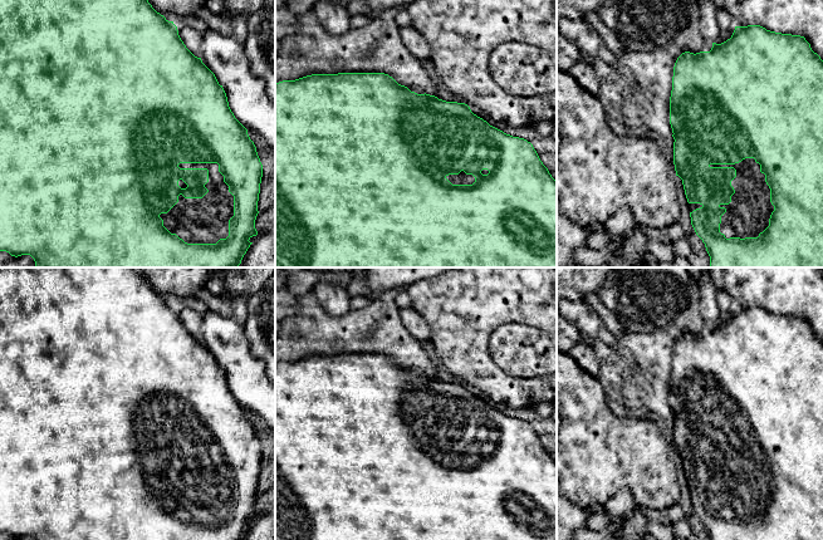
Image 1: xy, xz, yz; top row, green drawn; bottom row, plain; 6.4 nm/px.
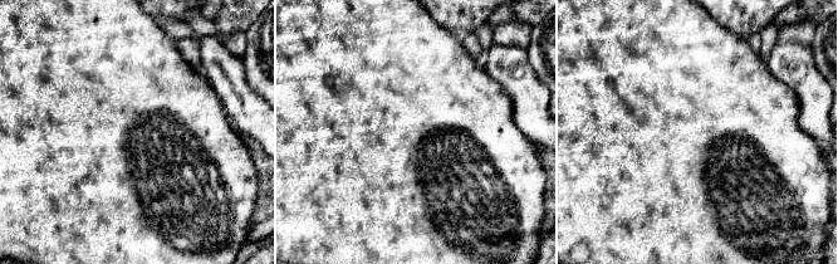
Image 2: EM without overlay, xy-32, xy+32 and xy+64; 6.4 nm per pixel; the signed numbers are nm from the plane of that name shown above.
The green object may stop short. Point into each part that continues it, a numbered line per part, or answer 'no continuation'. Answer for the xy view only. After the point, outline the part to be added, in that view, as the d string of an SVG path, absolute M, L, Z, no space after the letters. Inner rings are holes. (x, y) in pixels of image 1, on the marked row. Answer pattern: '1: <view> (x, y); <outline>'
1: xy (205, 220); M180 163L180 168L207 168L209 182L205 187L209 192L202 198L185 198L178 196L178 202L167 212L161 213L163 226L176 234L187 244L216 244L220 239L229 236L229 220L234 216L234 196L219 172L217 163Z

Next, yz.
1: yz (748, 214); M745 158L735 165L710 165L710 167L734 167L736 170L736 177L731 181L735 190L731 202L720 205L720 207L726 208L726 212L721 216L720 232L726 239L758 237L769 226L769 219L774 211L770 202L770 188L765 182L765 175L760 172L760 165L754 158Z

